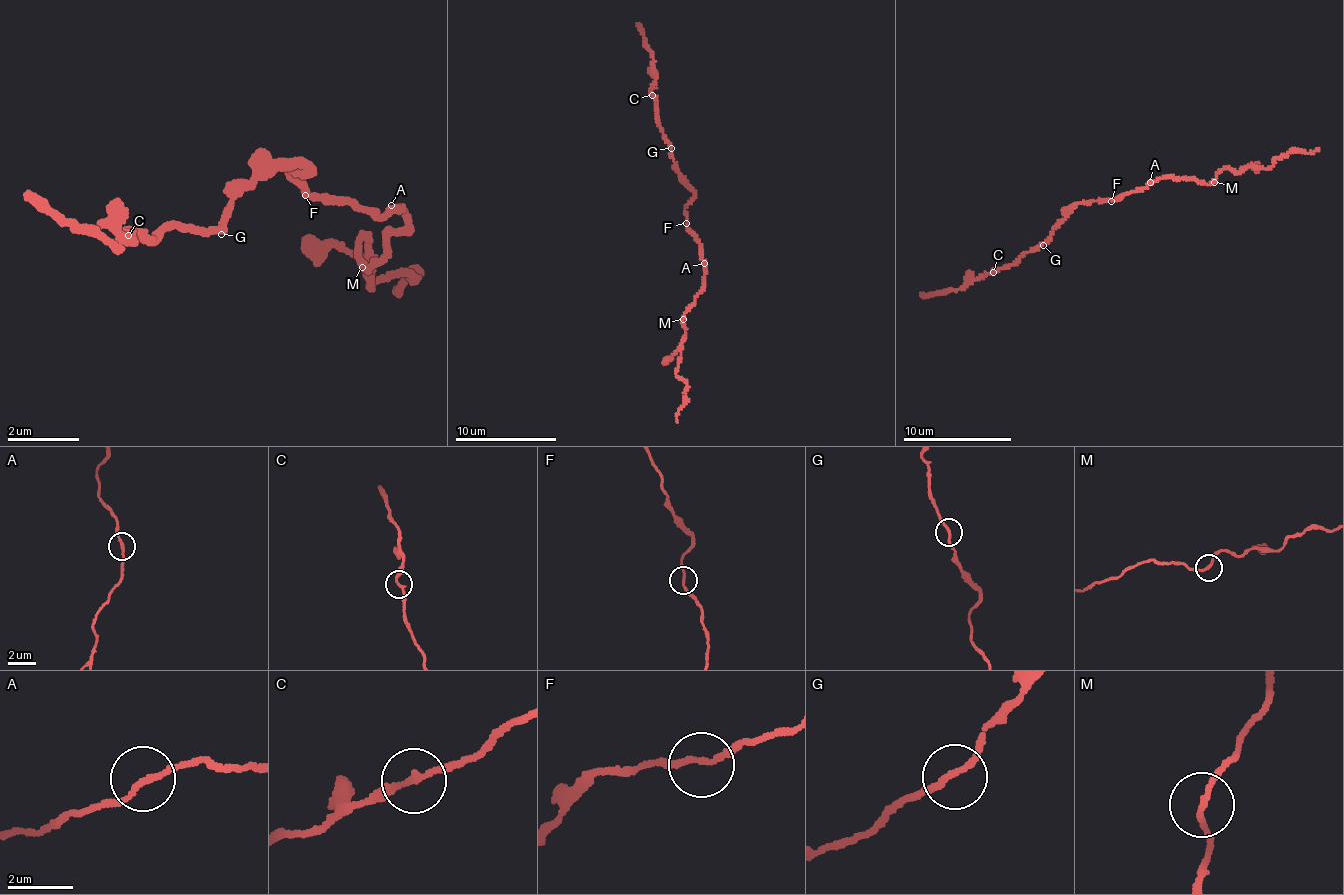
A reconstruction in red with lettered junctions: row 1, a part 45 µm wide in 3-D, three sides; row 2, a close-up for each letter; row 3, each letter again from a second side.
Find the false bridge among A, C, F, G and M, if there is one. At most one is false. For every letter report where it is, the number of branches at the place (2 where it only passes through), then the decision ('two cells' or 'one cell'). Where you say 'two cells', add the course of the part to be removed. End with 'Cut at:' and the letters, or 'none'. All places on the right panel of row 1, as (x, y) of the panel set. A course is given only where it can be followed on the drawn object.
A: at (1150, 182); 2 branches meet; one cell
C: at (993, 272); 2 branches meet; one cell
F: at (1111, 201); 2 branches meet; one cell
G: at (1043, 245); 2 branches meet; one cell
M: at (1214, 182); 2 branches meet; one cell
Cut at: none

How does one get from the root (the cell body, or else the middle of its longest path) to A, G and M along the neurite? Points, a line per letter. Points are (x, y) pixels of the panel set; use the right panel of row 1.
A: (1111, 198), (1142, 191), (1150, 182)
G: (1111, 198), (1071, 205), (1043, 245)
M: (1111, 198), (1142, 191), (1160, 178), (1176, 177), (1213, 182)

